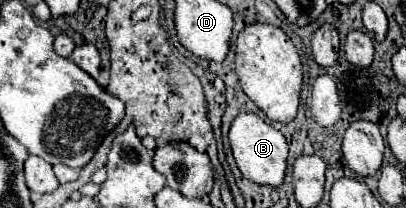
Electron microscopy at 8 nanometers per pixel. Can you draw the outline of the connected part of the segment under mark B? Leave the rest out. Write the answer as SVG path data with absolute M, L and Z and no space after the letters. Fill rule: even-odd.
M257 114L235 116L229 128L229 144L233 150L233 158L237 162L237 168L247 180L257 184L269 184L269 186L283 184L285 168L287 168L287 140L279 130L275 130L263 118L259 118Z

